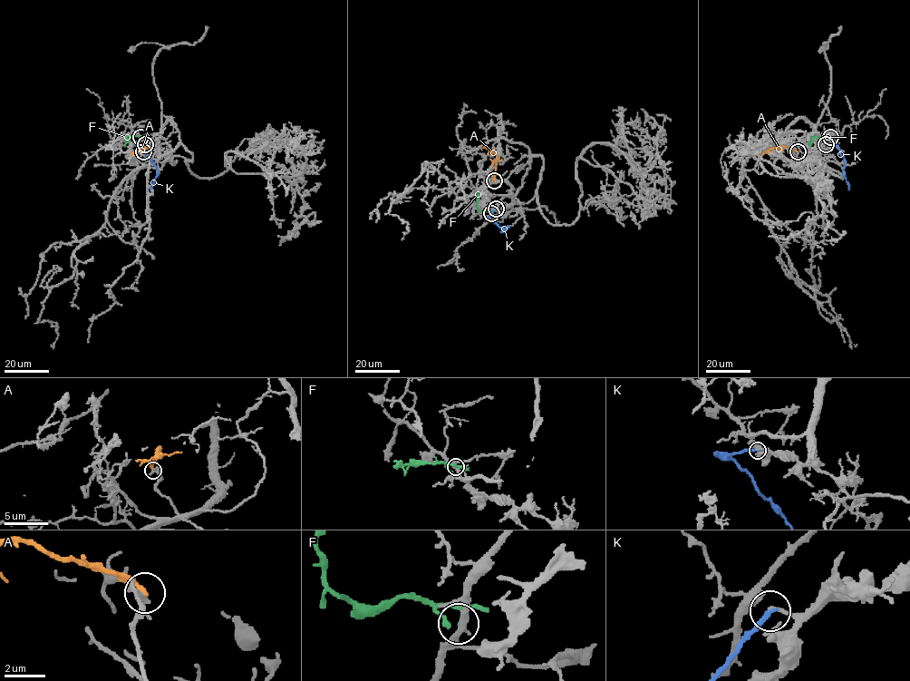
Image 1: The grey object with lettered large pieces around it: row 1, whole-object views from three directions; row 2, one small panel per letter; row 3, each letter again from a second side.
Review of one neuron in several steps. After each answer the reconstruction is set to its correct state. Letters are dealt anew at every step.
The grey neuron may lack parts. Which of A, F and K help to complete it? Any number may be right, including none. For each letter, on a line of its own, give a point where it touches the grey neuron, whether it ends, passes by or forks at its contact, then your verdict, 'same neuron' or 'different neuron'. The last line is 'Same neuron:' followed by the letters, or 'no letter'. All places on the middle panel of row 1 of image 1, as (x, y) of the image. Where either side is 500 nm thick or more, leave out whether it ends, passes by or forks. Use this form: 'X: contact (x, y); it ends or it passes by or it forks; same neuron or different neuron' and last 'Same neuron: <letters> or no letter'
A: contact (494, 180); it ends; different neuron
F: contact (491, 213); it passes by; different neuron
K: contact (496, 209); it ends; different neuron
Same neuron: no letter

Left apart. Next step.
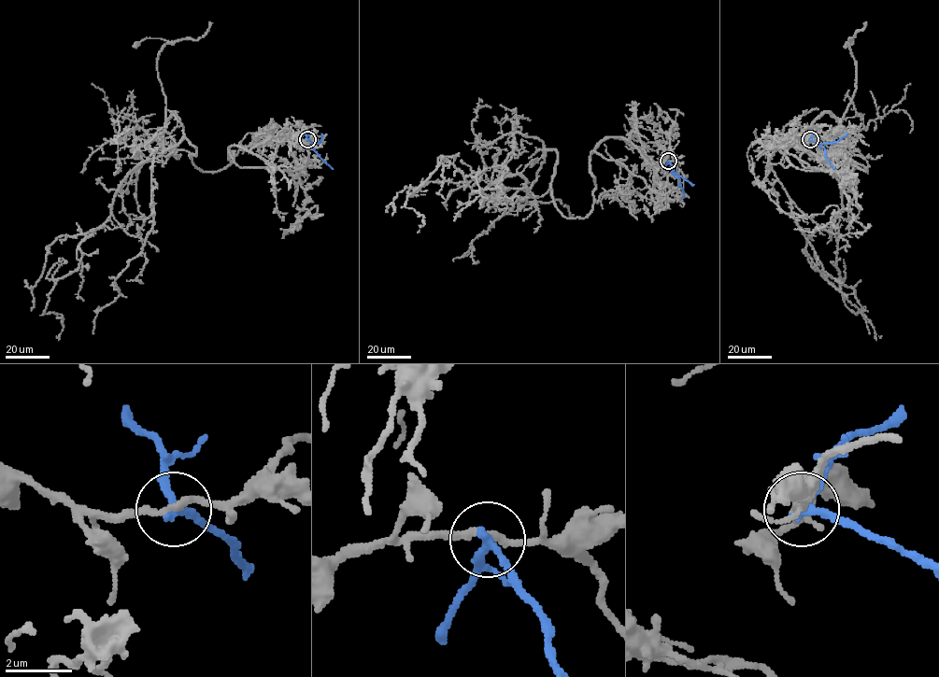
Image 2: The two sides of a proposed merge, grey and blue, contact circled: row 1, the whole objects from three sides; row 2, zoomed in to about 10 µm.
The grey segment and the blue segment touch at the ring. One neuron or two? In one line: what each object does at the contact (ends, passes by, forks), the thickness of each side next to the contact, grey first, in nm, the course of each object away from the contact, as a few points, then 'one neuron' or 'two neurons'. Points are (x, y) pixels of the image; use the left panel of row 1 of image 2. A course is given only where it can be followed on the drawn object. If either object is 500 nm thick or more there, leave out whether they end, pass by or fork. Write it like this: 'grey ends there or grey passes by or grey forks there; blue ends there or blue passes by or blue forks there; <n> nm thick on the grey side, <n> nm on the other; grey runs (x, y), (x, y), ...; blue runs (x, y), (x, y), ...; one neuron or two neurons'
grey passes by; blue passes by; 200 nm thick on the grey side, 240 nm on the other; grey runs (306, 139), (231, 145), (213, 171), (179, 149), (140, 162), (49, 295), (56, 336); blue runs (306, 139), (333, 168); two neurons

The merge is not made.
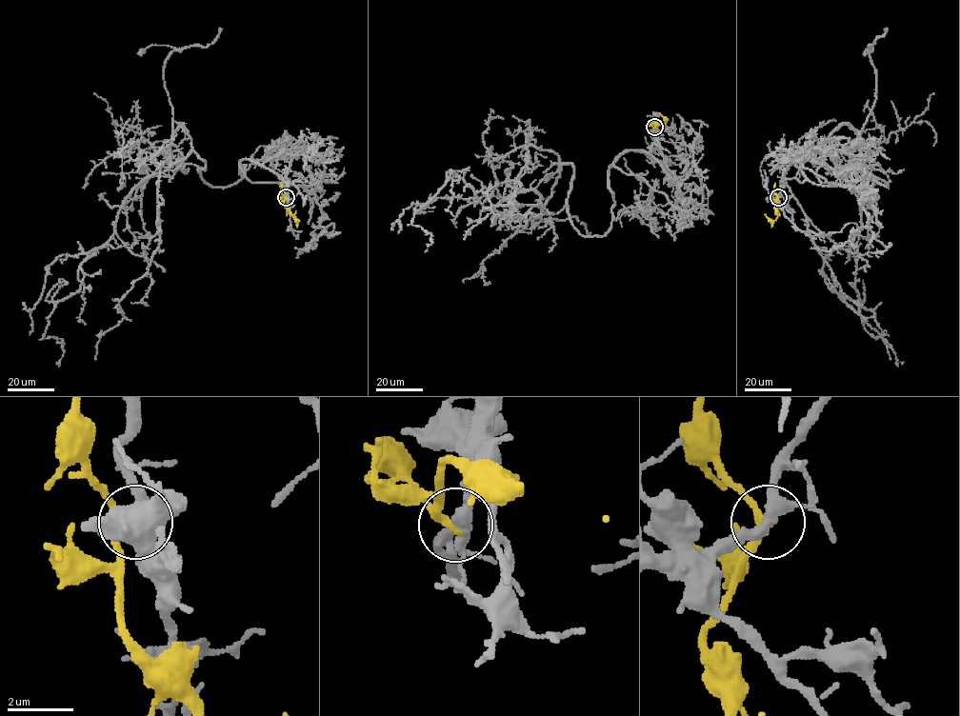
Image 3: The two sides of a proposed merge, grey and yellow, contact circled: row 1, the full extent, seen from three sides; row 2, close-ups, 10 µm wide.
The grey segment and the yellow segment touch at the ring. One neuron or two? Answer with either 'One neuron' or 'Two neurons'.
Two neurons

